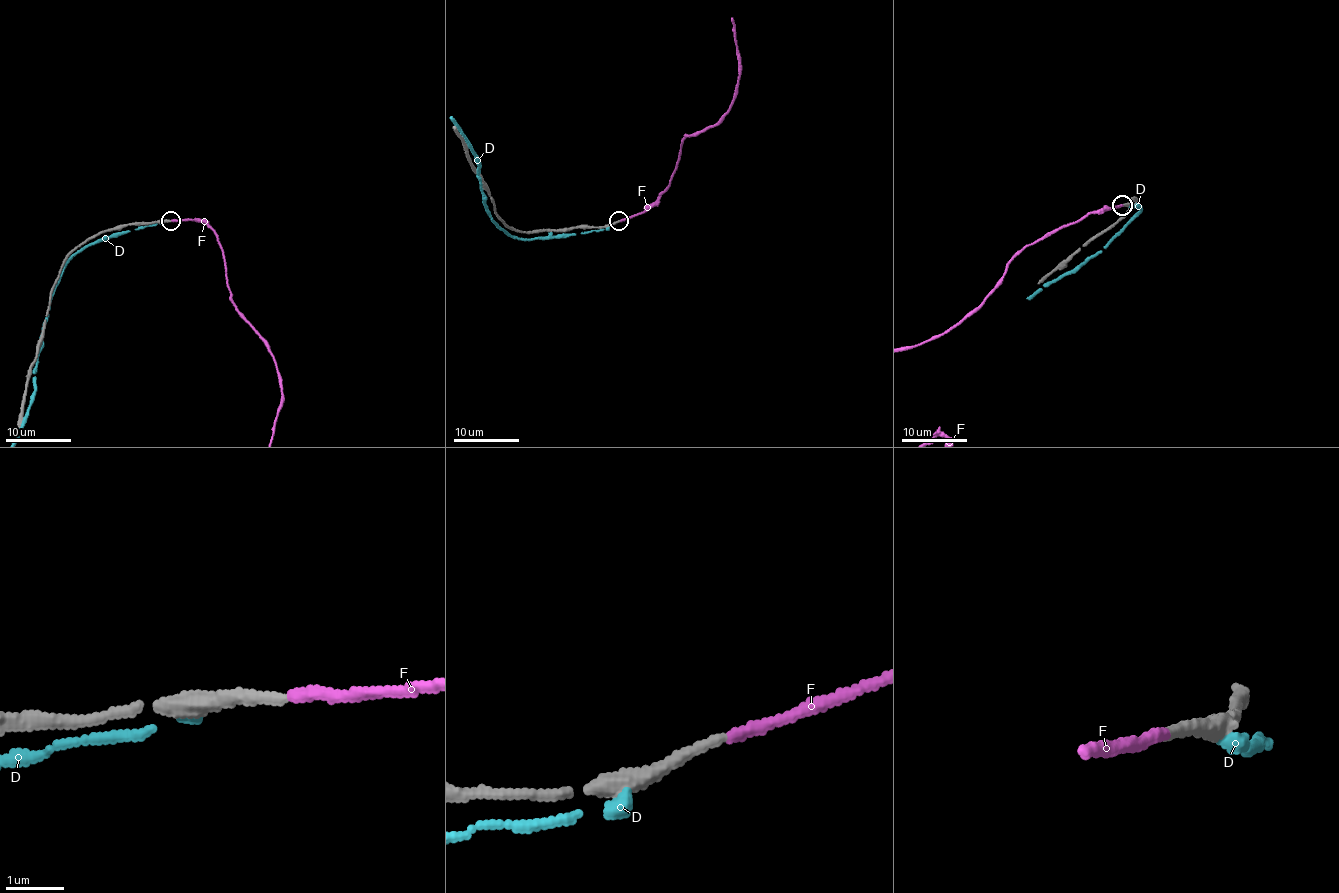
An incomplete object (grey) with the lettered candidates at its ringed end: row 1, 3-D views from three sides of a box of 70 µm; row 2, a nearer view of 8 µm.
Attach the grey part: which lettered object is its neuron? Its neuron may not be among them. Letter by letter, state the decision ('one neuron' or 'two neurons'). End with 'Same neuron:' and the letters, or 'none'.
D: two neurons
F: one neuron
Same neuron: F

